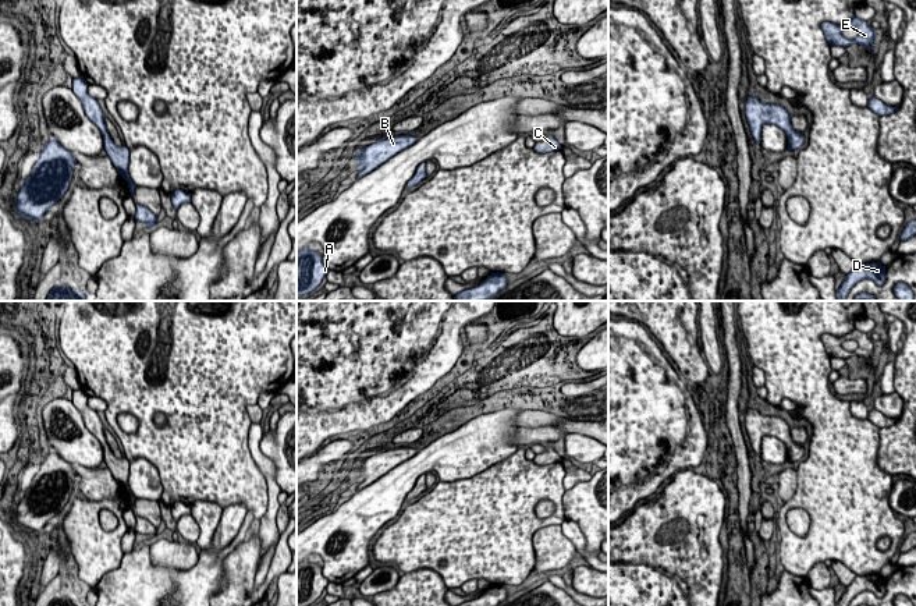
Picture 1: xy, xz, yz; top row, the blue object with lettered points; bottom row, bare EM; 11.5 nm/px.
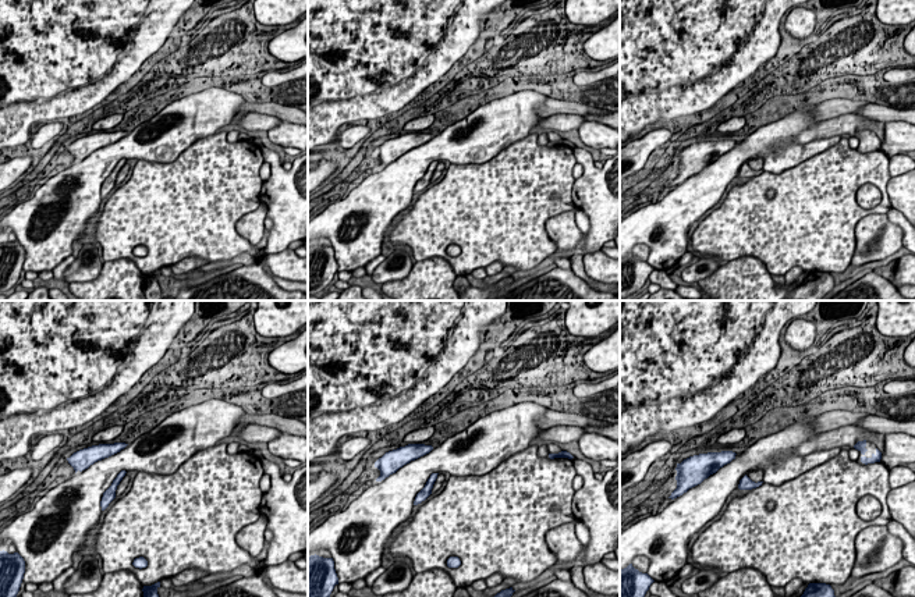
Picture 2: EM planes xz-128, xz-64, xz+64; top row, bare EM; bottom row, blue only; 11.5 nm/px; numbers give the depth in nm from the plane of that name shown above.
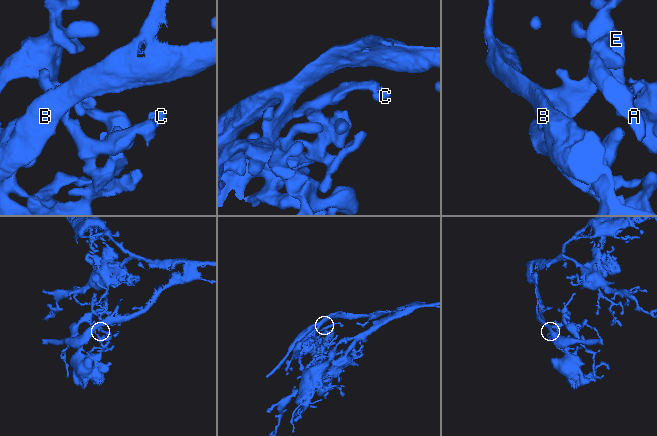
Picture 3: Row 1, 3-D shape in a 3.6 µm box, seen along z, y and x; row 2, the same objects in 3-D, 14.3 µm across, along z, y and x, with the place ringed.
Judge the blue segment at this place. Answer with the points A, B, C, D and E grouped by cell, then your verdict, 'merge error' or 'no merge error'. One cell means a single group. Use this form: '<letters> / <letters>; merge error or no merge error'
A B C D E; no merge error

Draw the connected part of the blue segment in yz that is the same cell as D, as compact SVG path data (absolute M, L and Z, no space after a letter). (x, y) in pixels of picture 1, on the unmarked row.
M880 574L856 575L855 580L845 588L845 592L837 602L837 606L848 606L851 600L863 591L870 591L877 598L883 598L887 591L885 578Z

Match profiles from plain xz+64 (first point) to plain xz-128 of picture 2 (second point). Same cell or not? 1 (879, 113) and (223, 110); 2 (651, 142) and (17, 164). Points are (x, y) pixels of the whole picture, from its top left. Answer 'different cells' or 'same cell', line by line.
1: different cells
2: different cells

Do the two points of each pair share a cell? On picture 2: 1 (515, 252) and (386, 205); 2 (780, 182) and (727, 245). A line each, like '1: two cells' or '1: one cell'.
1: two cells
2: one cell

